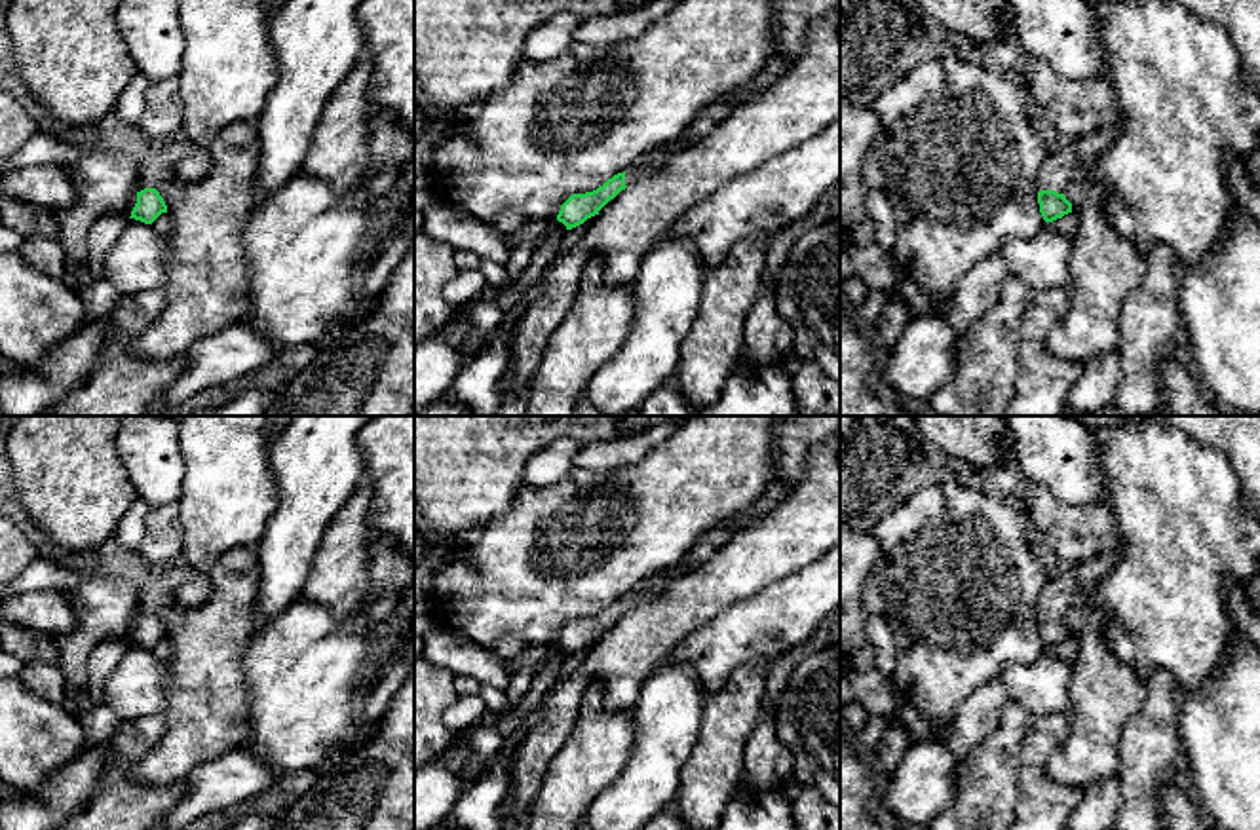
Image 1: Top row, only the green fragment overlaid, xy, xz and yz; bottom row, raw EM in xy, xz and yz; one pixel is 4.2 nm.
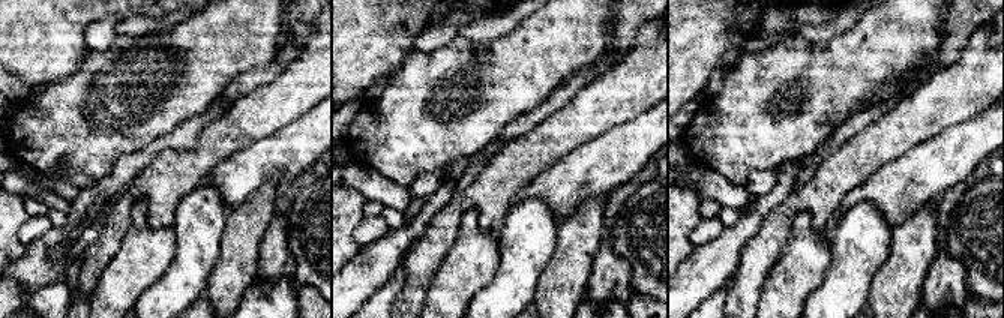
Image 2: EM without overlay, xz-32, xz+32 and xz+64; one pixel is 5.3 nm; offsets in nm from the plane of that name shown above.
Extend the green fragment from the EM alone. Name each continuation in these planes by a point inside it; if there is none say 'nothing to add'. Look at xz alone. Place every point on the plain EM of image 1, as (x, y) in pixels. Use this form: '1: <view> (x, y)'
1: xz (635, 599)
2: xz (521, 680)

